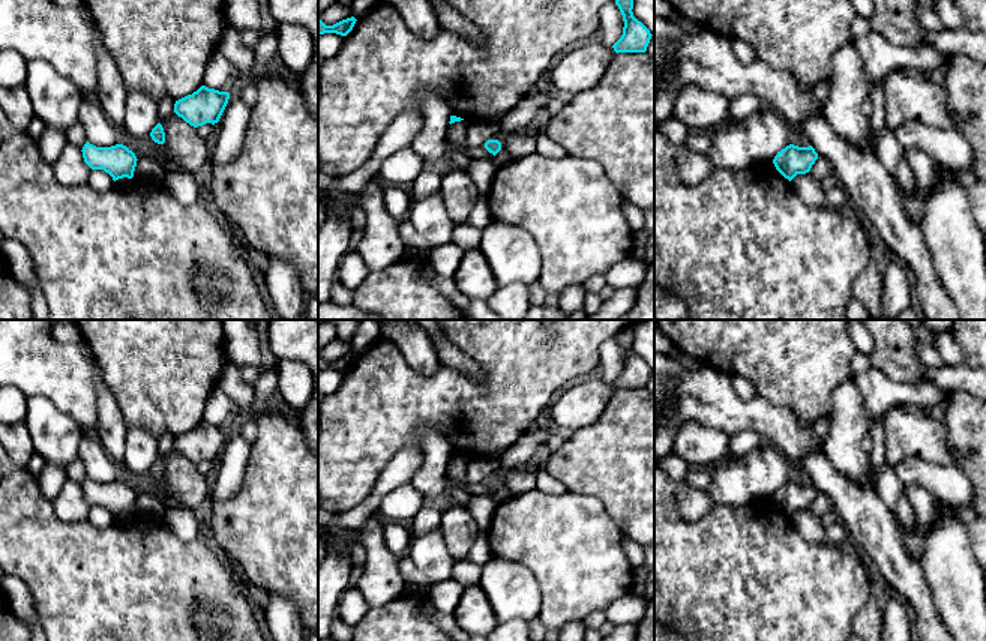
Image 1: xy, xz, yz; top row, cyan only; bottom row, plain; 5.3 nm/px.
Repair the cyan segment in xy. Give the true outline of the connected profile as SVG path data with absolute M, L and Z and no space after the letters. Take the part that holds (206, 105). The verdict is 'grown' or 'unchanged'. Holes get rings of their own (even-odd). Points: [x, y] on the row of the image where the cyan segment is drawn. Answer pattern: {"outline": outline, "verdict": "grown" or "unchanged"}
{"outline": "M236 78L227 92L201 86L192 95L176 101L174 113L194 128L206 123L215 125L219 122L230 96L236 93L239 84Z", "verdict": "grown"}

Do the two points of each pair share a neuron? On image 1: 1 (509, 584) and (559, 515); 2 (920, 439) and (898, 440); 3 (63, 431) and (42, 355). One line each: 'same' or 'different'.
1: different
2: same
3: different

